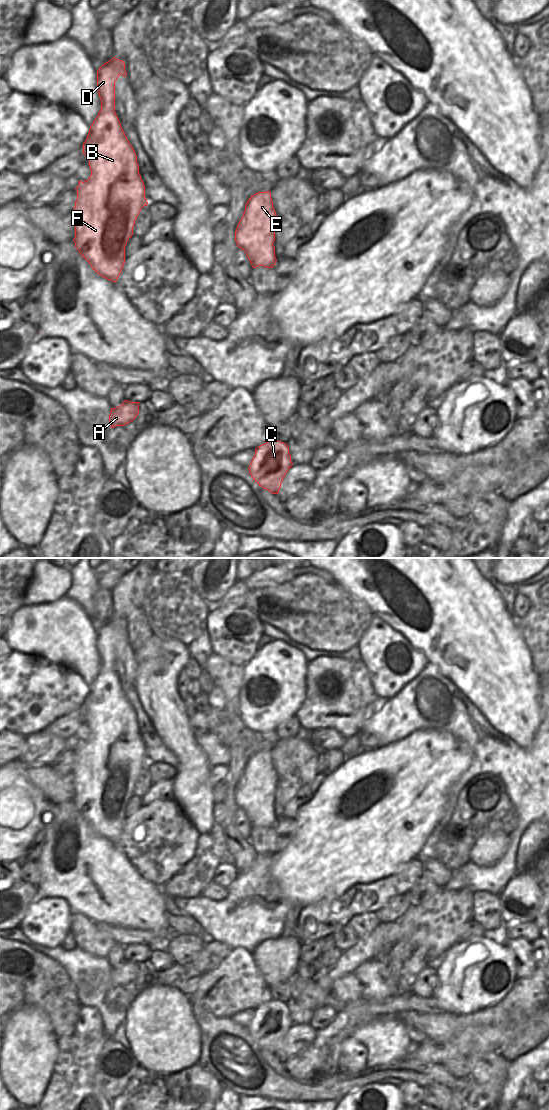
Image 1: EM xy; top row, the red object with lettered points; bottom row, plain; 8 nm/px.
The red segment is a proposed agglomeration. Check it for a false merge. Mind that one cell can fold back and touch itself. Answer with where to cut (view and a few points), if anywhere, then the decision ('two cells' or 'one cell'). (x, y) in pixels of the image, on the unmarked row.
cut in xy along (113, 670), (98, 676); two cells

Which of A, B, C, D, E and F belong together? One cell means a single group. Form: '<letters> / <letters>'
A B C E F / D

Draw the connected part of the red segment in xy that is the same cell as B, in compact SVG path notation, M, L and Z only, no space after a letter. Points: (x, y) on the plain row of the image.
M115 671L95 678L82 707L83 714L89 721L91 735L88 740L79 741L79 745L75 749L77 759L72 772L75 779L73 801L81 816L97 834L116 842L125 823L125 807L133 795L135 781L141 769L148 764L145 757L145 745L139 733L137 715L127 699Z

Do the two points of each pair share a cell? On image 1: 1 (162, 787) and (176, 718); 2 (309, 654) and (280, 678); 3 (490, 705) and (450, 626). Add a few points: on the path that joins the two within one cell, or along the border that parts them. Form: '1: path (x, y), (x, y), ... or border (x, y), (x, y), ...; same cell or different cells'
1: border (172, 780), (173, 799); different cells
2: border (286, 643), (297, 648), (307, 661); different cells
3: path (490, 685), (490, 666), (470, 646); same cell

